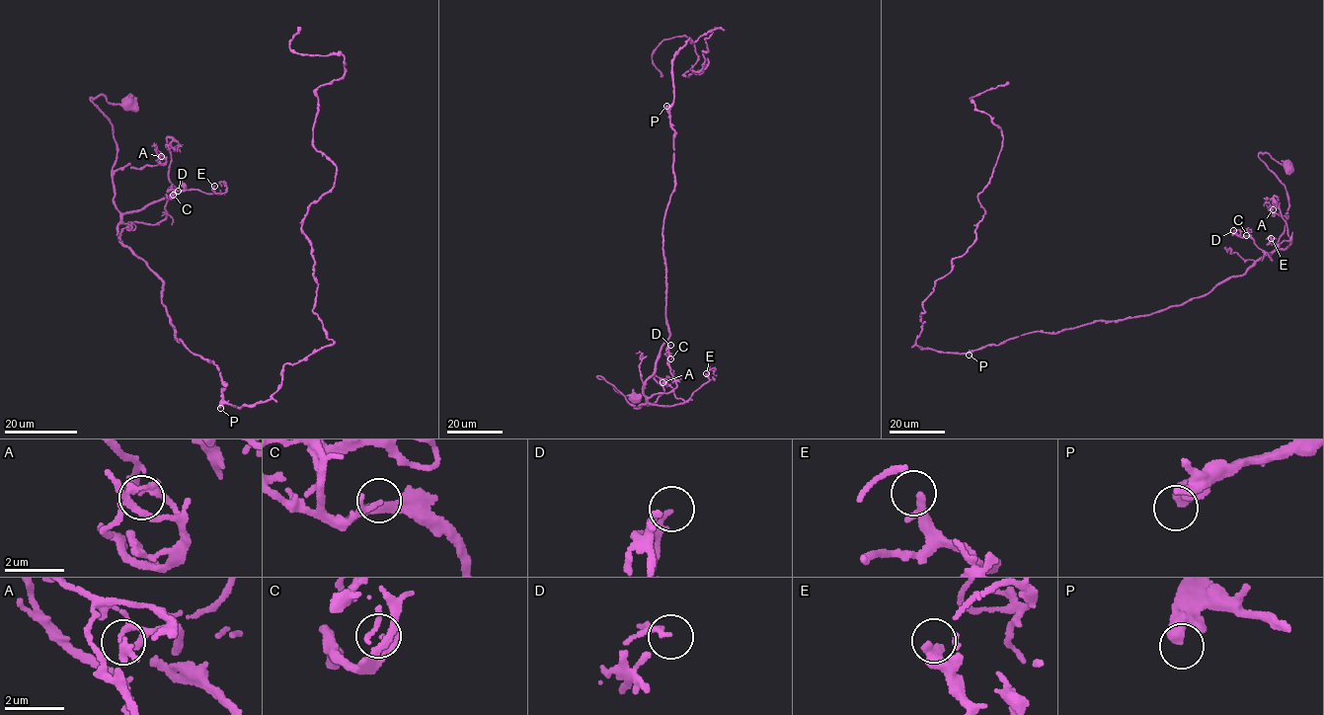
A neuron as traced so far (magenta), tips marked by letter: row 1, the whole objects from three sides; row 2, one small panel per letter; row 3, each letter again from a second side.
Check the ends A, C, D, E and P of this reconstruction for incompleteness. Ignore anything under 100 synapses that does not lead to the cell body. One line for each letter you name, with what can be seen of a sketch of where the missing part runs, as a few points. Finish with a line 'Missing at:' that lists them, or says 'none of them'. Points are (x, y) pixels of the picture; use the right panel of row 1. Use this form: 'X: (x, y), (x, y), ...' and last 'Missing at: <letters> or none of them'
Missing at: none of them

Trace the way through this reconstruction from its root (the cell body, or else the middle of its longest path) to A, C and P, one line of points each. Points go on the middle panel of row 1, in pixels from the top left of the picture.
A: (634, 397), (622, 395), (597, 376), (636, 409), (654, 404), (663, 392), (666, 381), (662, 382)
C: (634, 397), (622, 395), (597, 376), (638, 409), (654, 394), (674, 389), (676, 381), (667, 362), (670, 358)
P: (634, 397), (597, 377), (639, 409), (645, 380), (669, 338), (662, 227), (674, 186), (674, 130), (666, 106)

